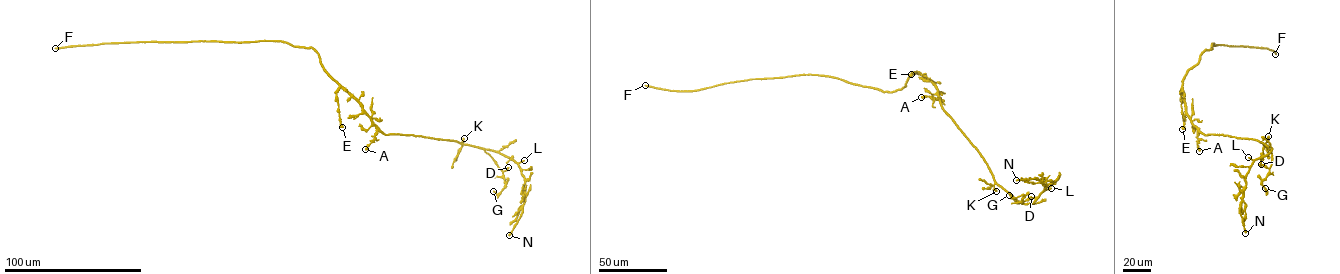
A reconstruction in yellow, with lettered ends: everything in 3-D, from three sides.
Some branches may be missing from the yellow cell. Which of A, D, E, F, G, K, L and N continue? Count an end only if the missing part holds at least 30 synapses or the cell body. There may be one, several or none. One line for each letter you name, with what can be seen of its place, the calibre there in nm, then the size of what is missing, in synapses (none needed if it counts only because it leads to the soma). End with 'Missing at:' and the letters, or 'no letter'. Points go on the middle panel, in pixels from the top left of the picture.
F: place (645, 85); calibre 320 nm; 1500 synapses
L: place (1051, 188); calibre 280 nm; 40 synapses
Missing at: F, L

